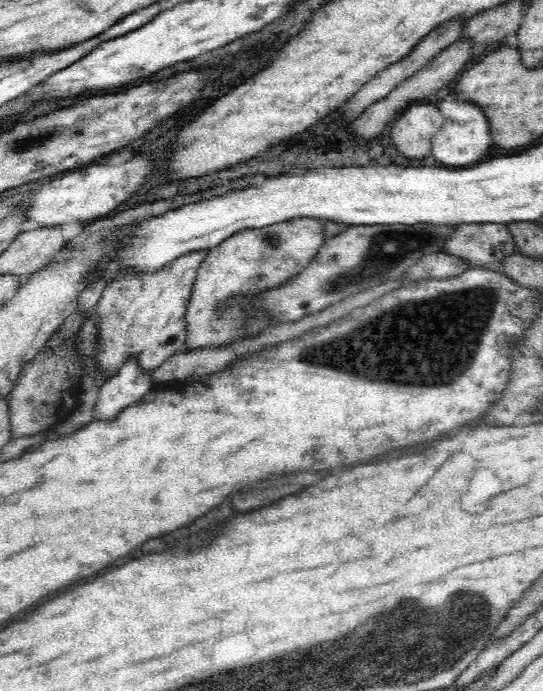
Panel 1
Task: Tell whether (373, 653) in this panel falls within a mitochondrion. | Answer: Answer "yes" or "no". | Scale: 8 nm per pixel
yes

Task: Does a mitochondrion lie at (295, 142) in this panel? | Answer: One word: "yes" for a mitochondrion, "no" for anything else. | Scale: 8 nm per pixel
no

